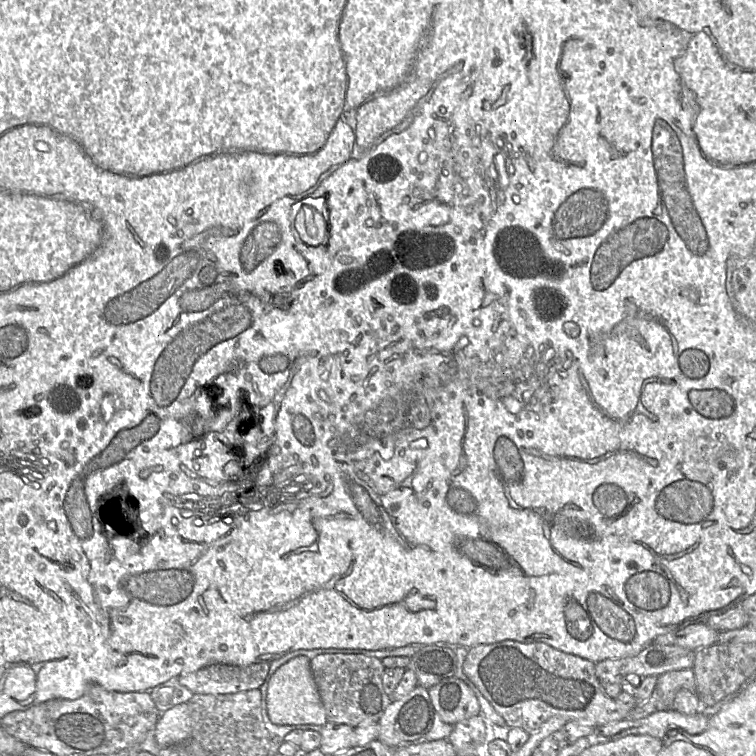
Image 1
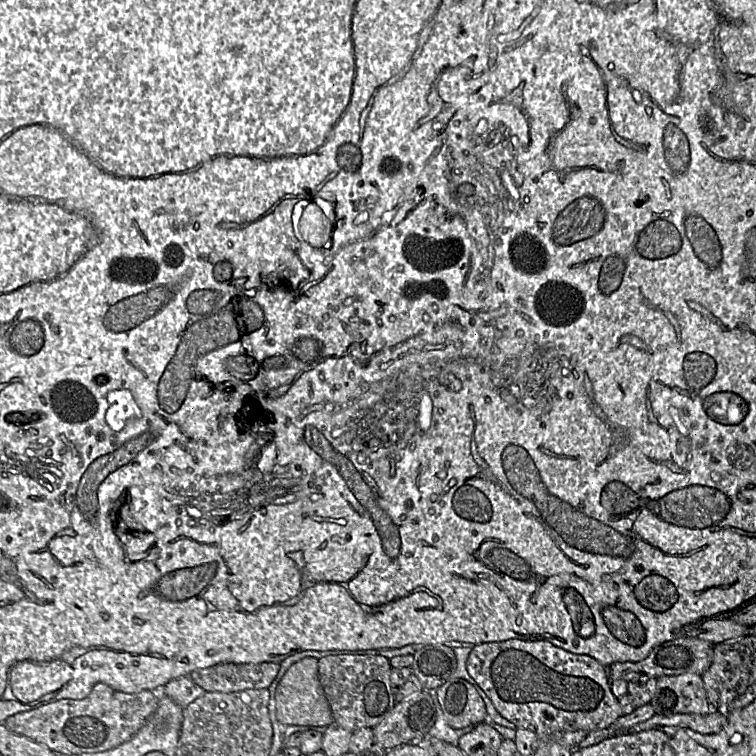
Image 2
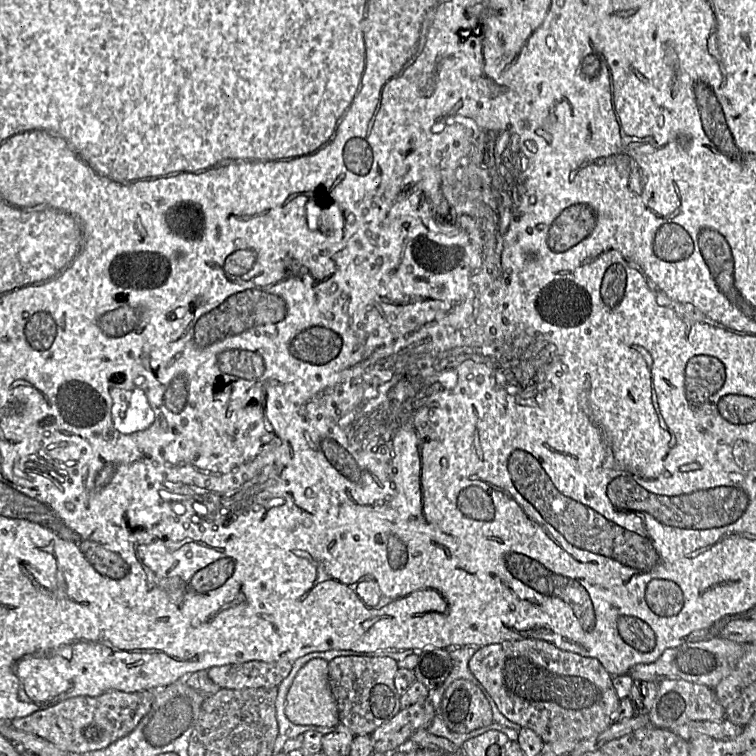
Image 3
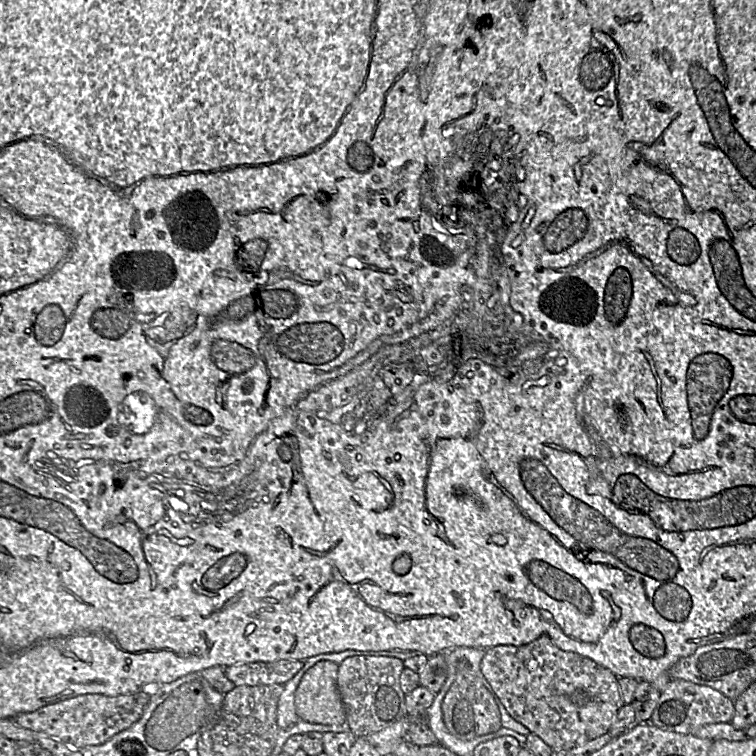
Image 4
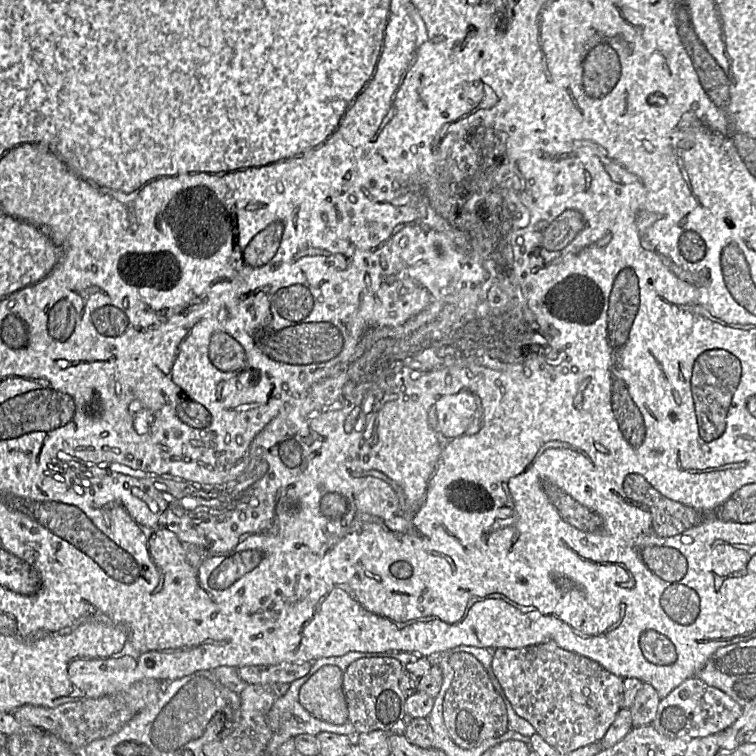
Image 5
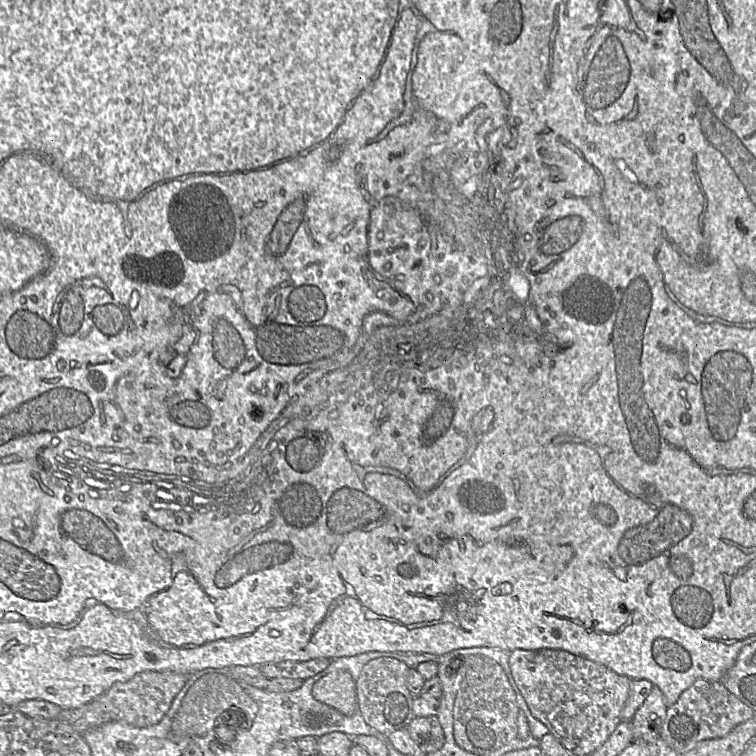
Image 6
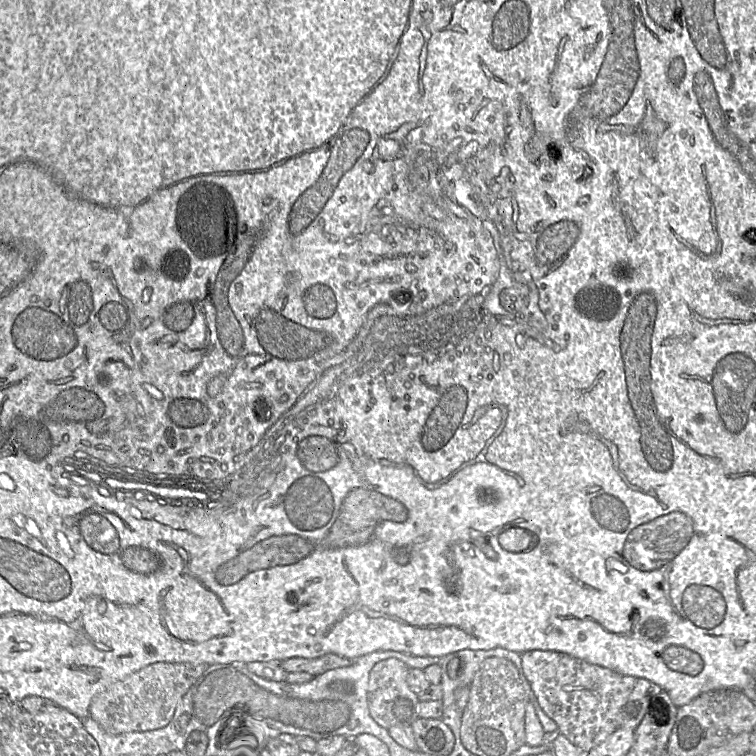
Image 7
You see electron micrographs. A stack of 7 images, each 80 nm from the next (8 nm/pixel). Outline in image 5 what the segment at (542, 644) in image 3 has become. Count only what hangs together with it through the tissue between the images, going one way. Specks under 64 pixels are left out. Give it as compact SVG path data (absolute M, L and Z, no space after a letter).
M554 641L523 648L497 648L493 651L491 672L517 715L532 724L536 733L561 755L601 741L622 708L621 677L586 656L561 648Z

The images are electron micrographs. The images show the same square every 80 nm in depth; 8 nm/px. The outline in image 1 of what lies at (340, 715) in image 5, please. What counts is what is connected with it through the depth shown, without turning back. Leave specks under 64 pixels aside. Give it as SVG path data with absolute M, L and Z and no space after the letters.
M296 656L281 665L268 680L266 710L276 725L315 724L323 727L327 714L311 671L311 659Z

